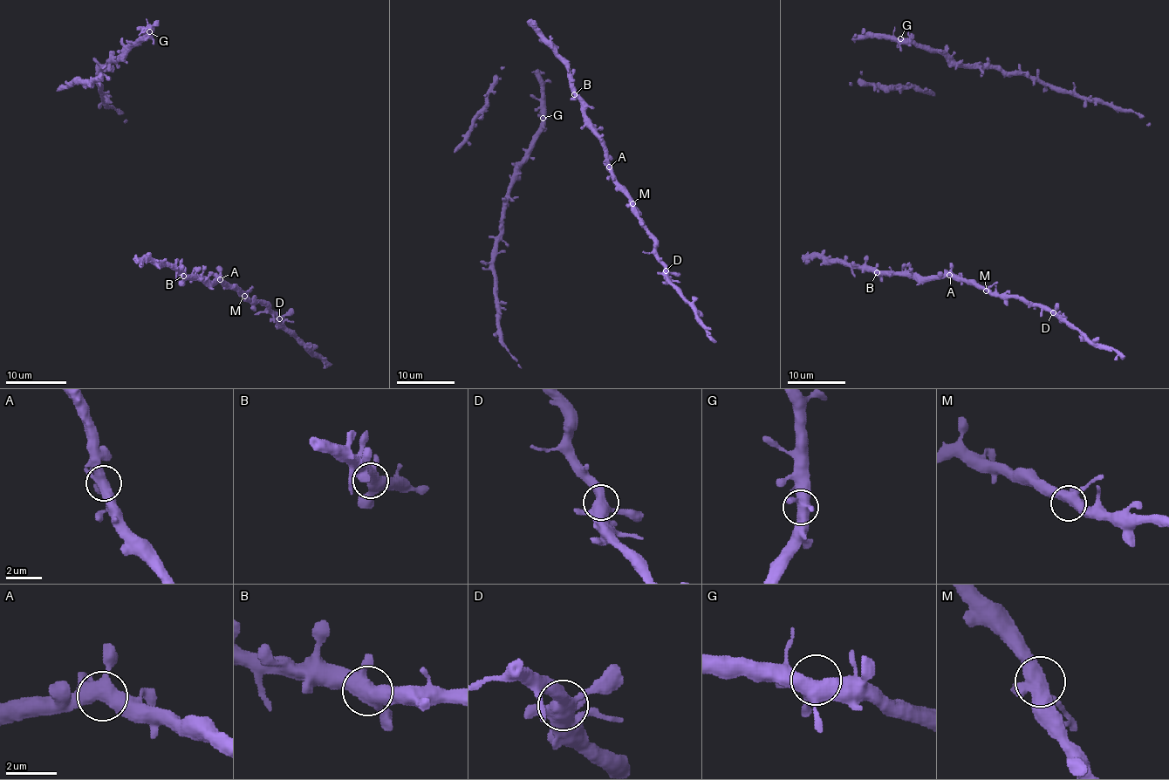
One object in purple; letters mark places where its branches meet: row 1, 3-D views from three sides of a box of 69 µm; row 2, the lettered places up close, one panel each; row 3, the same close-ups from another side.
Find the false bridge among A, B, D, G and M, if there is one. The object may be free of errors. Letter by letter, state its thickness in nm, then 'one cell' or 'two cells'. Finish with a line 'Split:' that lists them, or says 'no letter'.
A: 480 nm | one cell
B: 480 nm | one cell
D: 480 nm | one cell
G: 480 nm | one cell
M: 500 nm | one cell
Split: no letter

